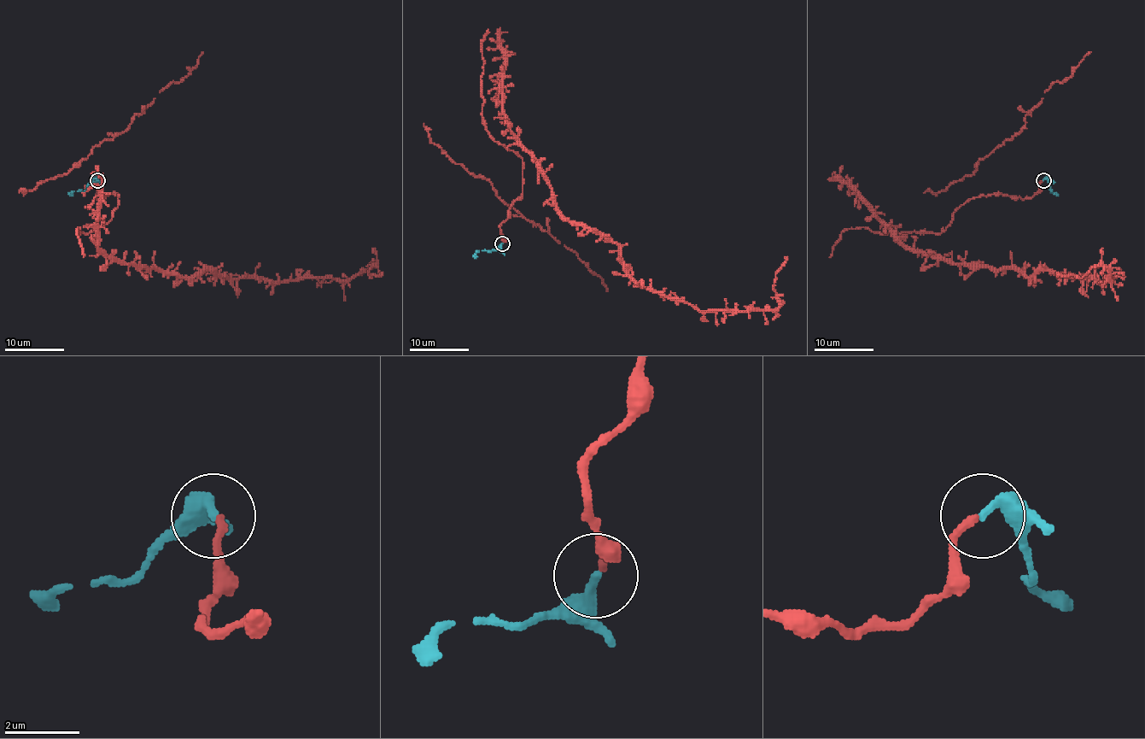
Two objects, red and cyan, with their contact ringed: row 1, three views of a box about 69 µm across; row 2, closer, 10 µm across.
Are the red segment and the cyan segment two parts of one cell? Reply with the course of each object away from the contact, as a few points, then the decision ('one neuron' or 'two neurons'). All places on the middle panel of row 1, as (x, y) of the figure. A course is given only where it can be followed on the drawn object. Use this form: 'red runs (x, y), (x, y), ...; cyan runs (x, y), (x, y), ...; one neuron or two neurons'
red runs (503, 243), (522, 159), (487, 129), (493, 89), (552, 204), (615, 242), (644, 286), (774, 310), (785, 256); cyan runs (501, 243), (499, 248), (479, 250), (475, 258); one neuron

